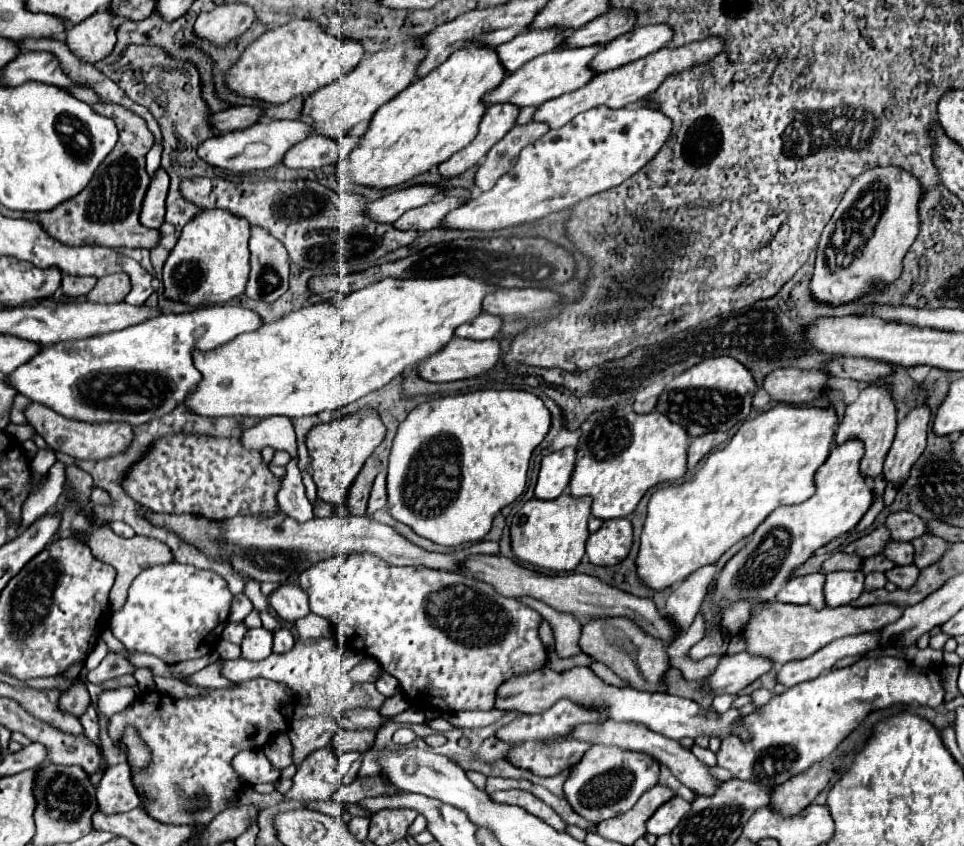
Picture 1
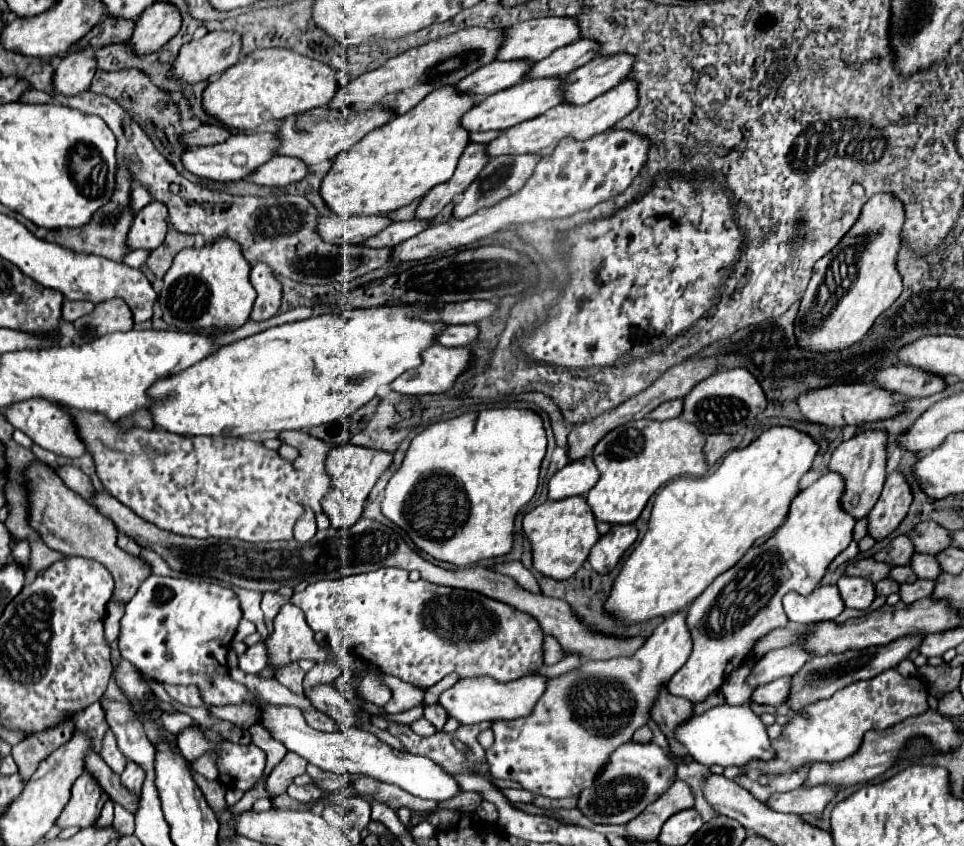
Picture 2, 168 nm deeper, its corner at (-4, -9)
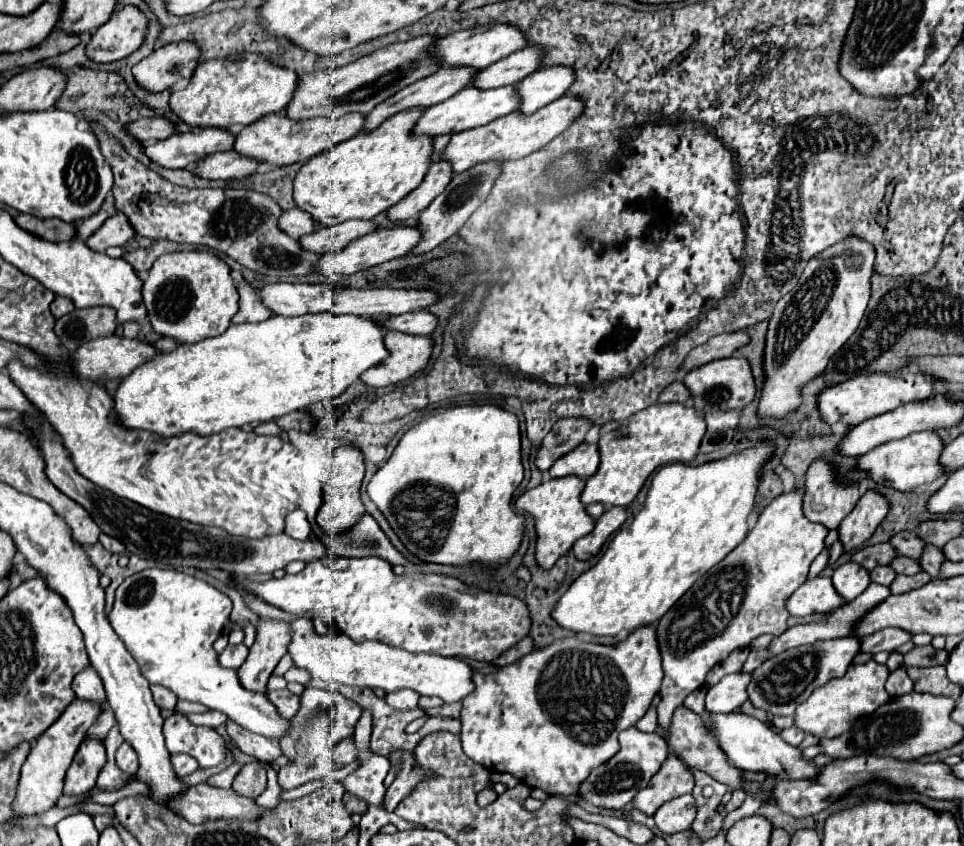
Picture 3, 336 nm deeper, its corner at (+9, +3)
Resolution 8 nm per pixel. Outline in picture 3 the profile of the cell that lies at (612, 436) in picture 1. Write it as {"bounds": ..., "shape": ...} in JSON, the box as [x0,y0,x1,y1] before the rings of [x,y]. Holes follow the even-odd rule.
{"bounds":[581,403,705,507],"shape":[[[659,403],[647,407],[645,411],[637,411],[637,415],[631,415],[629,419],[625,419],[625,423],[605,423],[605,427],[601,427],[599,431],[601,465],[597,473],[587,479],[581,501],[585,505],[603,503],[607,507],[627,507],[655,469],[667,463],[693,461],[703,435],[705,421],[701,413],[697,413],[695,407],[687,407],[681,403]]]}

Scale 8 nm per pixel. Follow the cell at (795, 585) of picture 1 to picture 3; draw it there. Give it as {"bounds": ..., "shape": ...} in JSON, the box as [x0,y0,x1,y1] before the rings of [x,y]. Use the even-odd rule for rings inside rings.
{"bounds":[789,577,845,617],"shape":[[[815,577],[803,583],[789,597],[789,613],[797,617],[813,613],[829,613],[841,605],[845,605],[845,599],[835,591],[829,577]]]}

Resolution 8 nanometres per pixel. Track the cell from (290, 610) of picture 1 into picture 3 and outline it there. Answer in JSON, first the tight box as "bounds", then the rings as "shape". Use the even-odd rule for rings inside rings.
{"bounds":[237,619,289,691],"shape":[[[265,619],[265,623],[257,627],[257,641],[249,649],[249,657],[245,659],[243,667],[237,669],[239,683],[247,691],[267,691],[267,679],[271,677],[279,659],[285,655],[285,643],[289,643],[285,621]]]}

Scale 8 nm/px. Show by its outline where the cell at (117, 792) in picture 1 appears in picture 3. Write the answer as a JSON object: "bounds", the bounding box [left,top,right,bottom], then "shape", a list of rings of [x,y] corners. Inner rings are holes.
{"bounds":[117,743,139,775],"shape":[[[123,743],[117,751],[117,765],[127,773],[127,775],[135,775],[139,769],[139,759],[135,749],[129,743]]]}

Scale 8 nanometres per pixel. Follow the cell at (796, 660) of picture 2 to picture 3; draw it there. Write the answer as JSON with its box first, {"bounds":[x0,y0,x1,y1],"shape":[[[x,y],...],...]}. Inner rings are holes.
{"bounds":[769,583,891,655],"shape":[[[871,583],[857,599],[853,599],[853,601],[845,603],[843,607],[835,609],[835,611],[829,613],[825,619],[821,619],[821,621],[817,621],[817,623],[807,623],[807,625],[795,625],[795,627],[787,629],[783,635],[775,637],[773,643],[769,645],[769,651],[771,651],[771,655],[777,655],[777,653],[783,653],[783,651],[787,651],[787,649],[793,649],[793,647],[799,647],[799,645],[807,645],[807,643],[815,643],[815,641],[837,639],[837,637],[853,637],[853,631],[855,631],[857,623],[859,623],[873,607],[877,607],[879,603],[883,603],[889,595],[891,595],[889,587]]]}

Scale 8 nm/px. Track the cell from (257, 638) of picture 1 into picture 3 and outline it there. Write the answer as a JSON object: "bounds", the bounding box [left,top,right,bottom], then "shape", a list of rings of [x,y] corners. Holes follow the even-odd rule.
{"bounds":[217,643,247,669],"shape":[[[241,643],[241,645],[227,645],[221,655],[217,657],[219,665],[221,667],[227,667],[227,669],[239,669],[243,665],[247,657],[247,647]]]}

